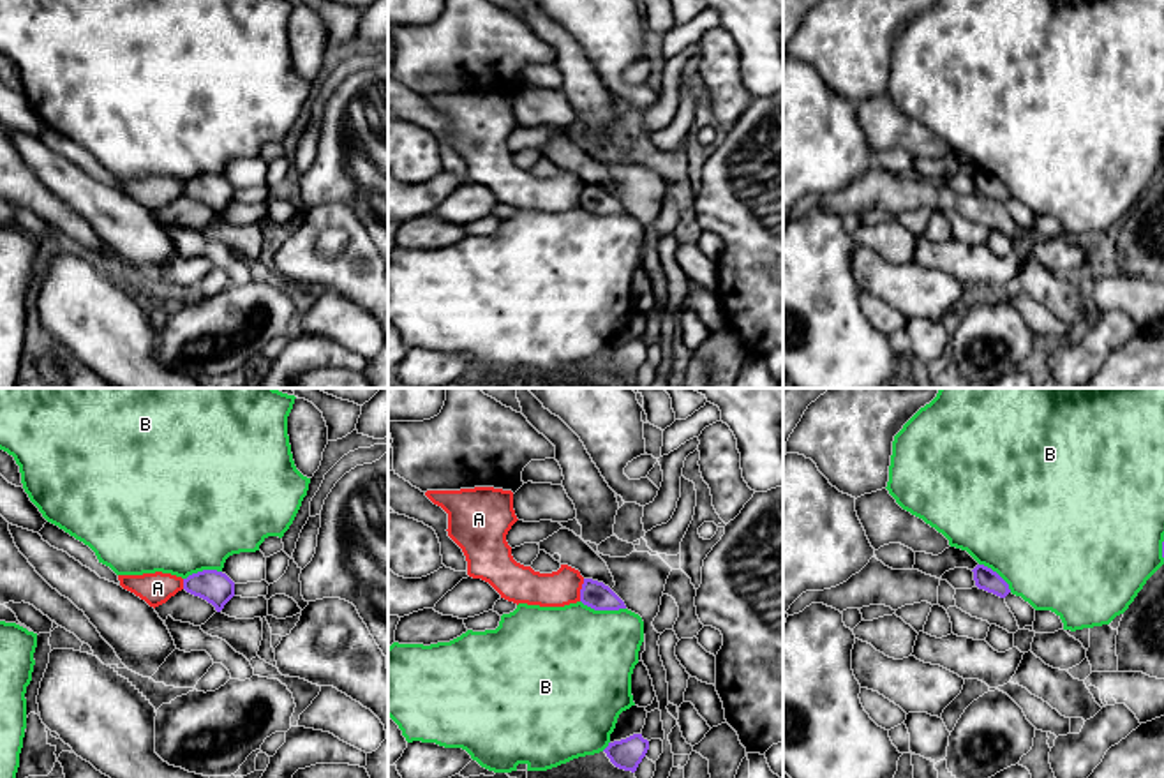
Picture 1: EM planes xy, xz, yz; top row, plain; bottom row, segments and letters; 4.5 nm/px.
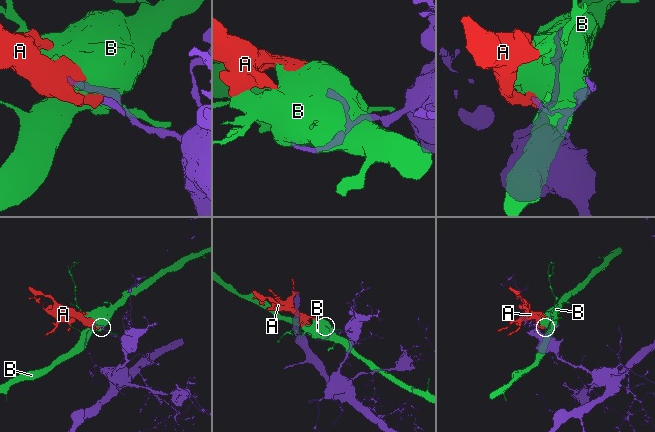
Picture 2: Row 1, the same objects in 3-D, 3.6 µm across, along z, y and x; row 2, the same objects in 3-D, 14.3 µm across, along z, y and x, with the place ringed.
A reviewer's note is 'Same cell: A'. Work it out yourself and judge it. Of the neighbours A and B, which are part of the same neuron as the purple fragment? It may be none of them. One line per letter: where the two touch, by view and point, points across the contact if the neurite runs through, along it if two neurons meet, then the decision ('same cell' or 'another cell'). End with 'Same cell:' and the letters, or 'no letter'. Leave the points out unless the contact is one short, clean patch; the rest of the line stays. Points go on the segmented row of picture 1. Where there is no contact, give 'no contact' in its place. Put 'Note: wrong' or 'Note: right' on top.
Note: wrong
A: contact xz (581, 590); border xz (584, 579), (579, 600); another cell
B: contact xz (604, 609); another cell
Same cell: no letter

